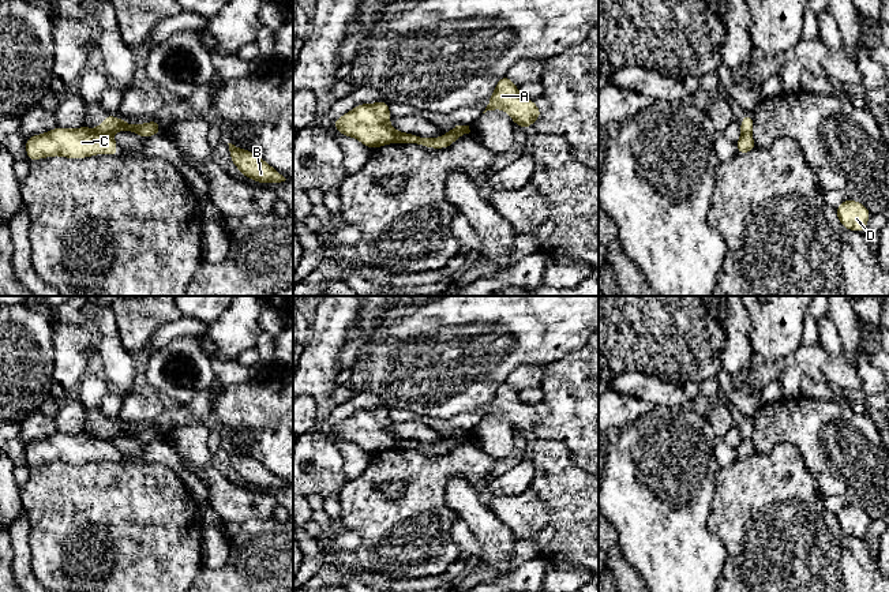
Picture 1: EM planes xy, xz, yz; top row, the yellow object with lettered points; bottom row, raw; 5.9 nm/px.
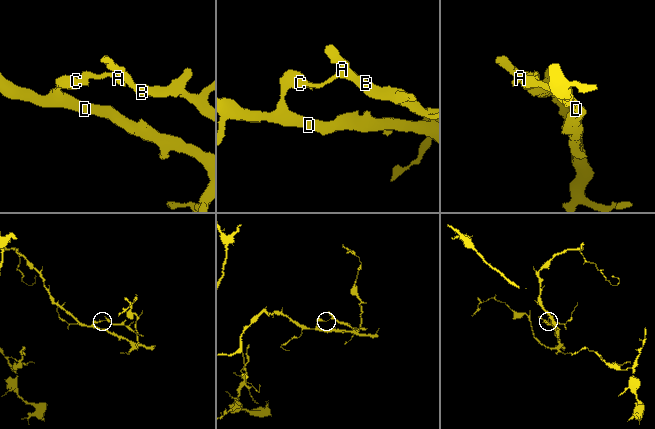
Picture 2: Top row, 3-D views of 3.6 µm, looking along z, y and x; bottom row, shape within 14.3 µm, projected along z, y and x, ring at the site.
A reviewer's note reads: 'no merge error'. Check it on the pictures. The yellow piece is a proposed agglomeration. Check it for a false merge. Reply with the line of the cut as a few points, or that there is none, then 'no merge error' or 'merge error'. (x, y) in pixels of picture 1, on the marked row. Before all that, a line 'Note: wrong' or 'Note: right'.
Note: wrong
xy (96, 128), (109, 134) | merge error

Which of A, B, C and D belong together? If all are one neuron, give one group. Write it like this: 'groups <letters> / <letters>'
groups A B / C D

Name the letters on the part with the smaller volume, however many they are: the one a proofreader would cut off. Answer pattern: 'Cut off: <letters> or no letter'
Cut off: A, B

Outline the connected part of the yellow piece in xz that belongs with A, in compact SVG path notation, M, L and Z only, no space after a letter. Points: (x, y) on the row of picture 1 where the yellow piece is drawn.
M507 75L498 80L494 94L488 100L488 105L483 113L495 109L503 109L514 124L522 128L530 128L543 113L534 101L525 98L519 93L518 86Z

